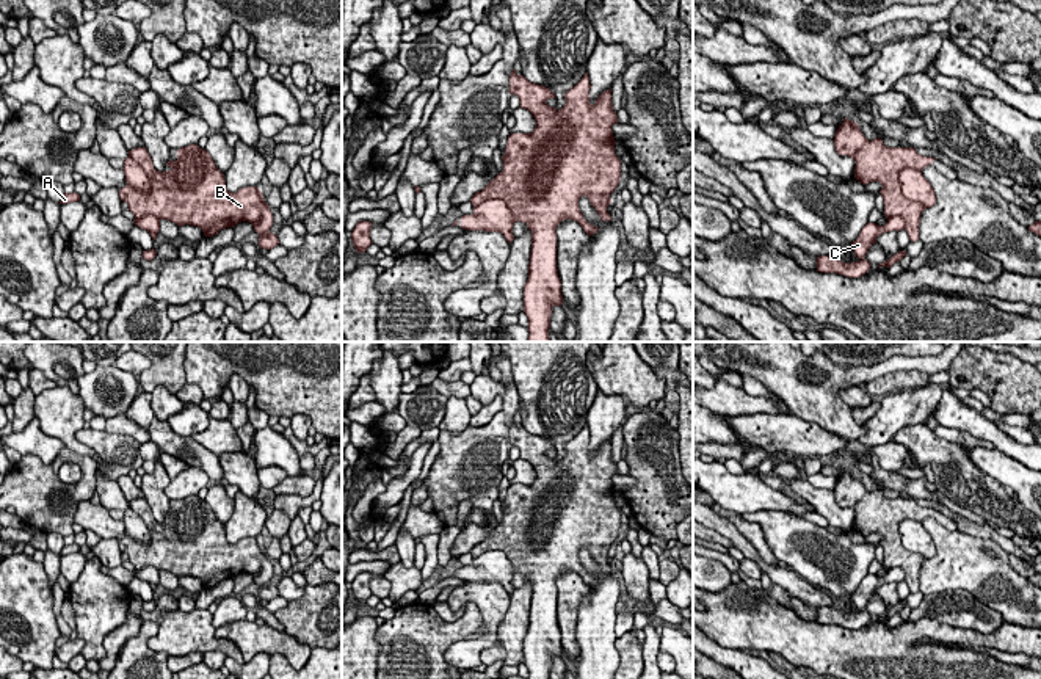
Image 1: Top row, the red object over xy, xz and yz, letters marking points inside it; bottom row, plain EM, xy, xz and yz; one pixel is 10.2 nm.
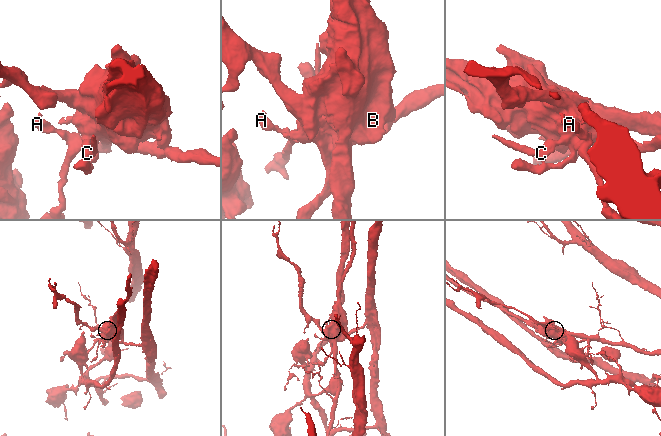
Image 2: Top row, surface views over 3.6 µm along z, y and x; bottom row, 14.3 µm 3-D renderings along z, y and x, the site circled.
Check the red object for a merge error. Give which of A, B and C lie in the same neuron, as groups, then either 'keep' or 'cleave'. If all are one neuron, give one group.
groups A B / C; cleave

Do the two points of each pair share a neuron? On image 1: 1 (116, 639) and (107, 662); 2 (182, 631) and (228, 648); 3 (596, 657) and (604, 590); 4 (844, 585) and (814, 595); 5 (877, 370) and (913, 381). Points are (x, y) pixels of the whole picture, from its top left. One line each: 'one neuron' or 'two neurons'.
1: one neuron
2: one neuron
3: one neuron
4: two neurons
5: two neurons

